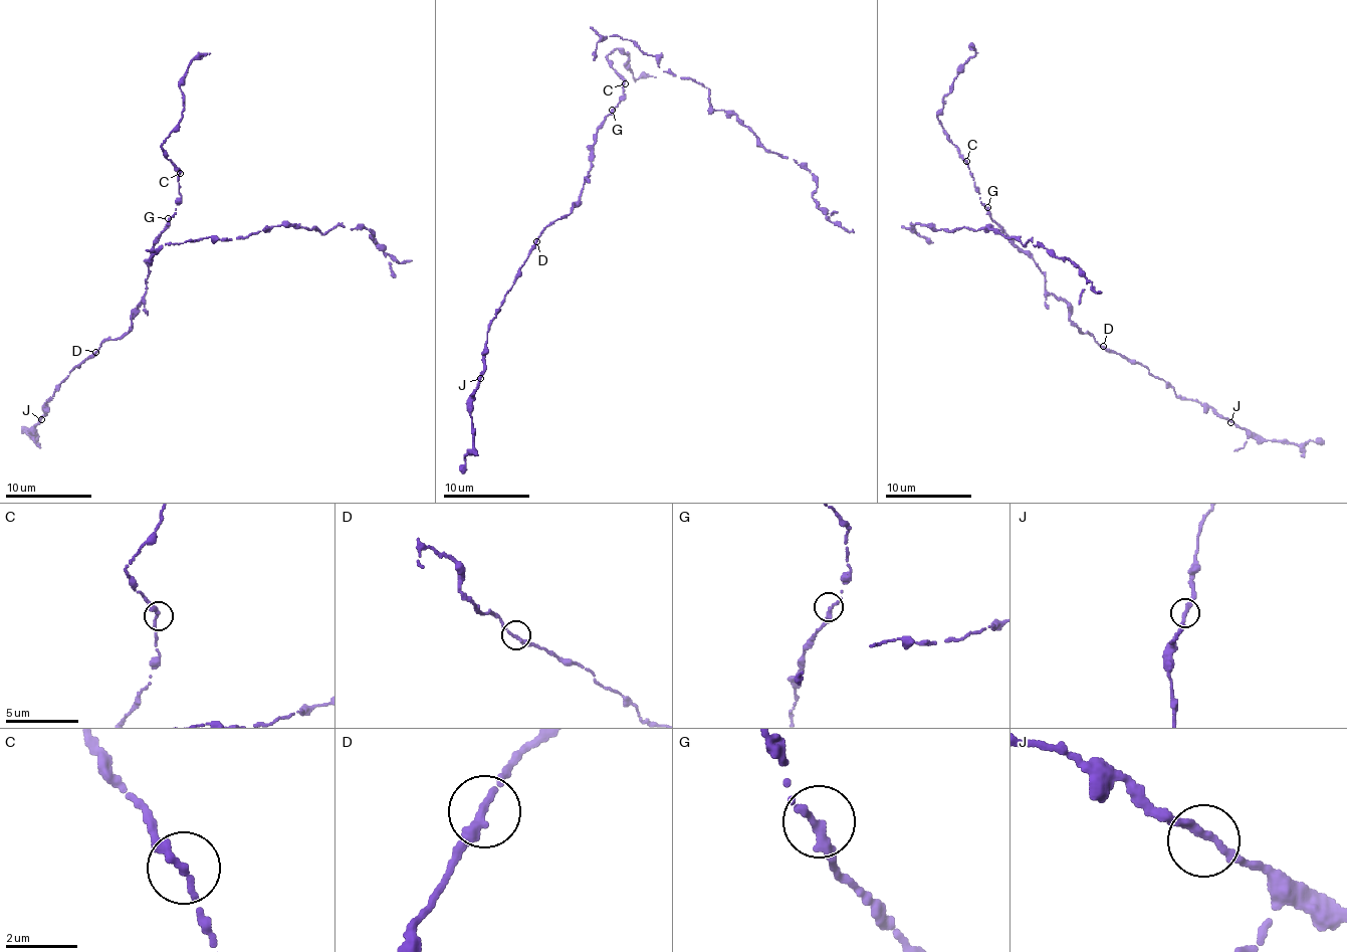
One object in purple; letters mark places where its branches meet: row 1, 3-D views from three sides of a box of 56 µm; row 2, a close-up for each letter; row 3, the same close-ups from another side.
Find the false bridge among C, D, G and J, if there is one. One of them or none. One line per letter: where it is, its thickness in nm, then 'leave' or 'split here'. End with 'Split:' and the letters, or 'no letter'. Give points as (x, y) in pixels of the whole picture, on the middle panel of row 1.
C: (625, 83) | 240 nm | leave
D: (536, 241) | 240 nm | leave
G: (612, 110) | 280 nm | leave
J: (480, 378) | 240 nm | leave
Split: no letter

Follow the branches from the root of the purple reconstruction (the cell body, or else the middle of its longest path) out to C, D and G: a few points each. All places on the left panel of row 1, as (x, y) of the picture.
C: (153, 245), (176, 210), (176, 199), (180, 196), (180, 173)
D: (153, 245), (147, 293), (132, 315), (132, 328), (119, 337), (108, 339), (95, 352)
G: (153, 245), (166, 228), (168, 217)

